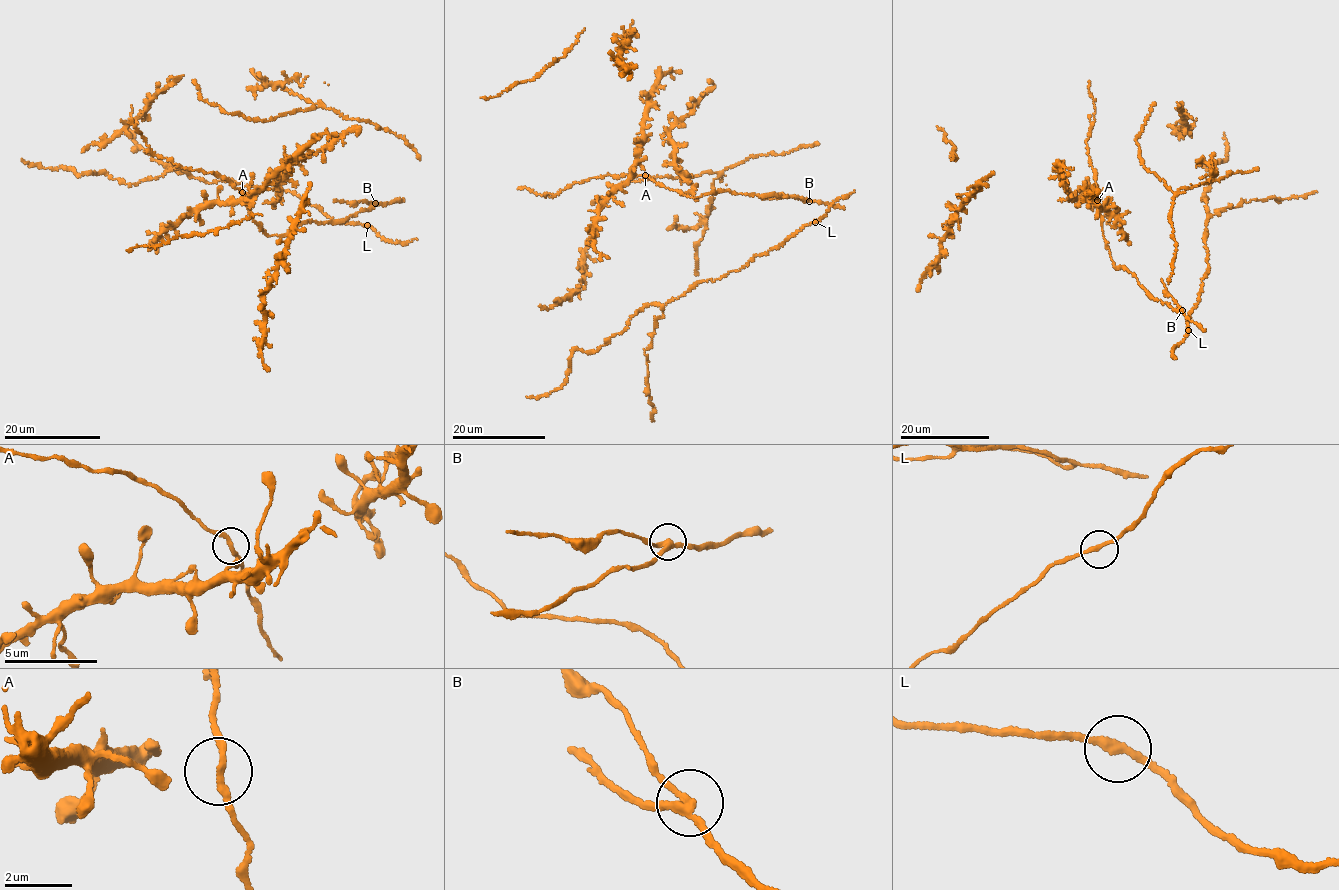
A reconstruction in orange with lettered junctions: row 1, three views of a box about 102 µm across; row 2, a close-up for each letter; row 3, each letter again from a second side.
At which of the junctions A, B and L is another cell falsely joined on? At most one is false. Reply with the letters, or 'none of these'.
B

